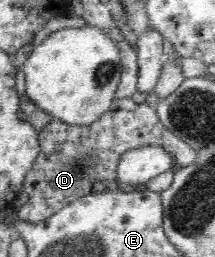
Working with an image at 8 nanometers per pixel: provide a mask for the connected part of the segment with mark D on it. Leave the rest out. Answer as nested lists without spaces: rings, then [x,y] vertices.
[[[117,97],[109,111],[89,124],[77,125],[52,118],[39,132],[38,142],[37,159],[34,159],[23,185],[29,200],[17,215],[29,223],[50,219],[81,196],[91,195],[96,181],[115,181],[119,157],[139,145],[157,143],[167,148],[179,168],[191,165],[199,157],[197,150],[162,124],[156,108],[146,103],[138,104],[133,98]]]

